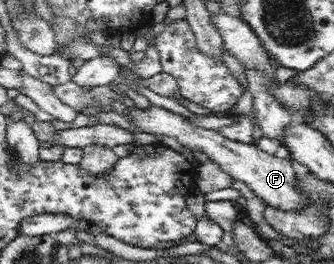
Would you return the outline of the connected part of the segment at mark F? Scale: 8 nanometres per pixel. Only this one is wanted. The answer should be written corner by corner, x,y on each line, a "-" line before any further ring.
150,105
145,111
138,109
138,107
132,107
129,110
130,115
127,116
127,119
132,126
142,129
145,133
154,134
156,137
161,135
176,138
185,148
204,152
208,158
220,165
226,173
229,173
234,180
244,181
271,208
300,213
302,209
310,207
311,201
309,201
307,193
298,187
297,172
290,158
279,159
275,155
264,153
254,144
231,141
221,135
219,131
191,125
182,115
172,113
164,107

